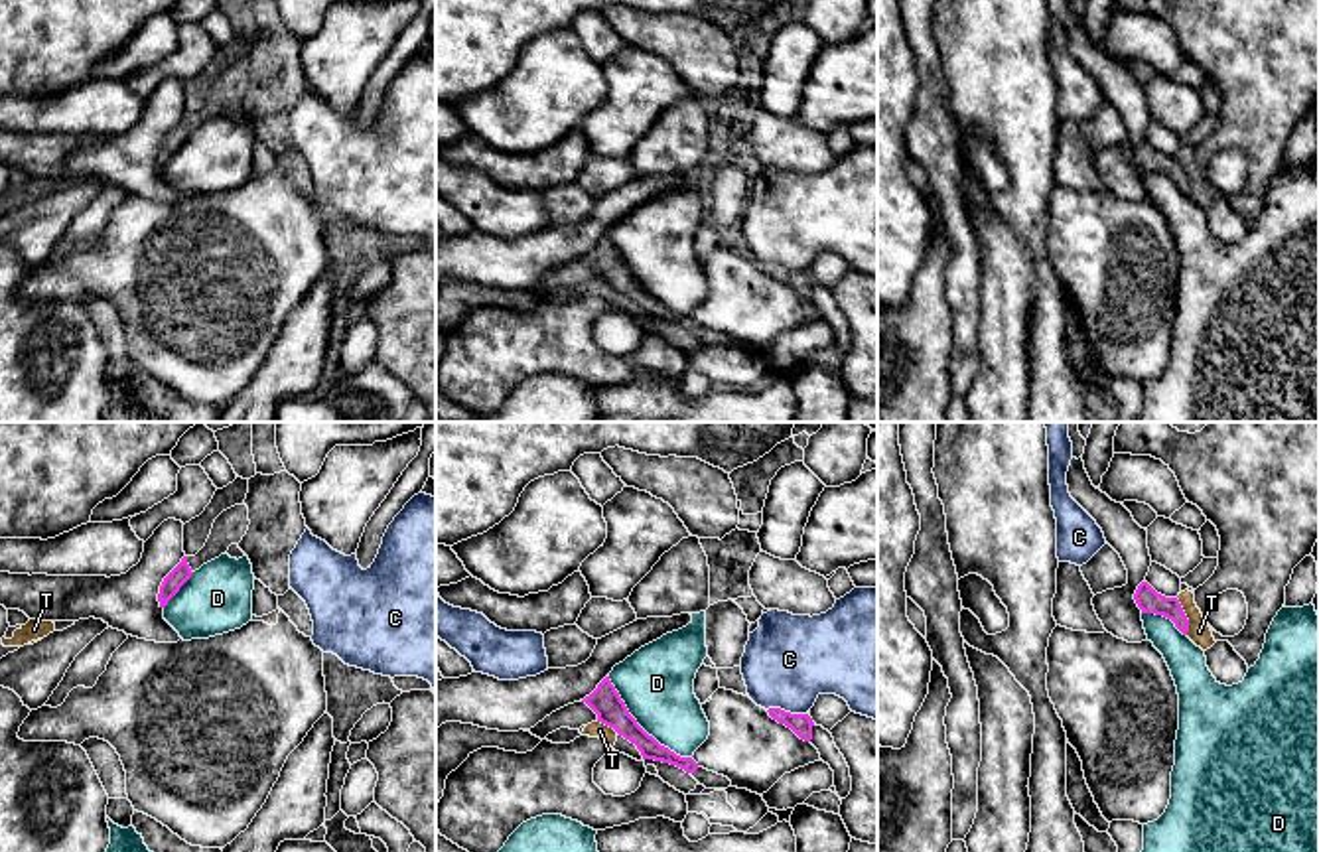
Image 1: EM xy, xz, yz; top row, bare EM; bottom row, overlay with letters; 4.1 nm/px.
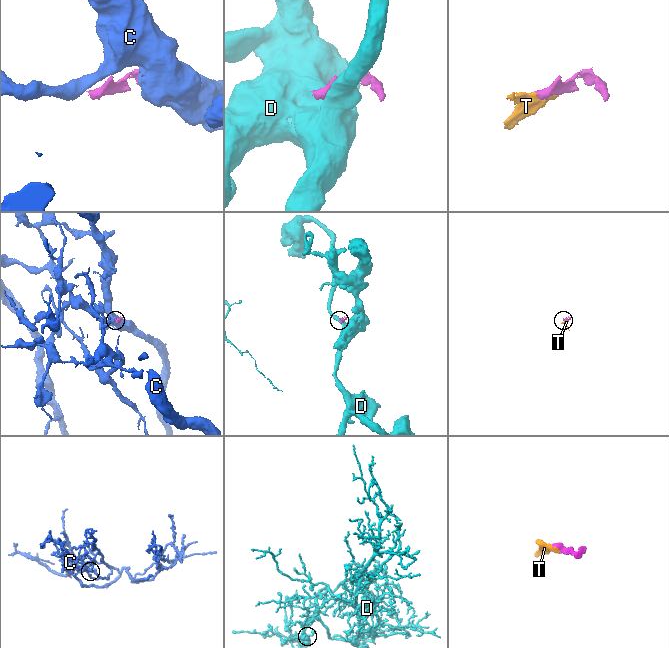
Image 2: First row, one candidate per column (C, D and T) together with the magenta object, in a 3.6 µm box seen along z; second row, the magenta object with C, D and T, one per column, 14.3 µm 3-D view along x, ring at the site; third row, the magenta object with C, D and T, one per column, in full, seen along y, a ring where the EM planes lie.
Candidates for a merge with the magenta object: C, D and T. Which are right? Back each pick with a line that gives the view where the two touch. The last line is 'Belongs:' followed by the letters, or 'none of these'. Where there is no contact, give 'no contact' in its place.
T: meets magenta in yz
Belongs: T

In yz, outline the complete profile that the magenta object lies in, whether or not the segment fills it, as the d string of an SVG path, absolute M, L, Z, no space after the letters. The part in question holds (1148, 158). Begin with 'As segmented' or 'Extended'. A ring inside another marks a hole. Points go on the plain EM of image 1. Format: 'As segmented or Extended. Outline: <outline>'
Extended. Outline: M1142 140L1134 152L1134 158L1142 172L1155 172L1171 178L1175 185L1203 209L1216 201L1207 178L1195 162L1193 150L1185 148L1177 156L1165 156L1147 140Z

